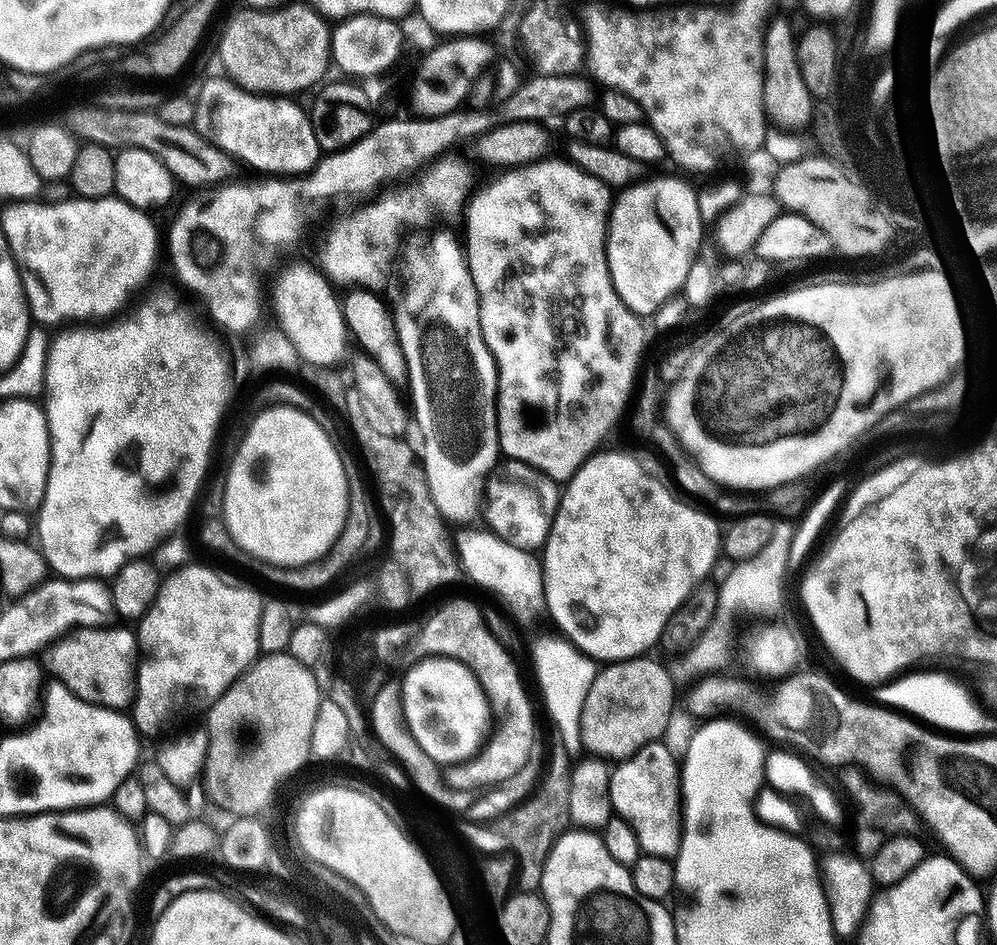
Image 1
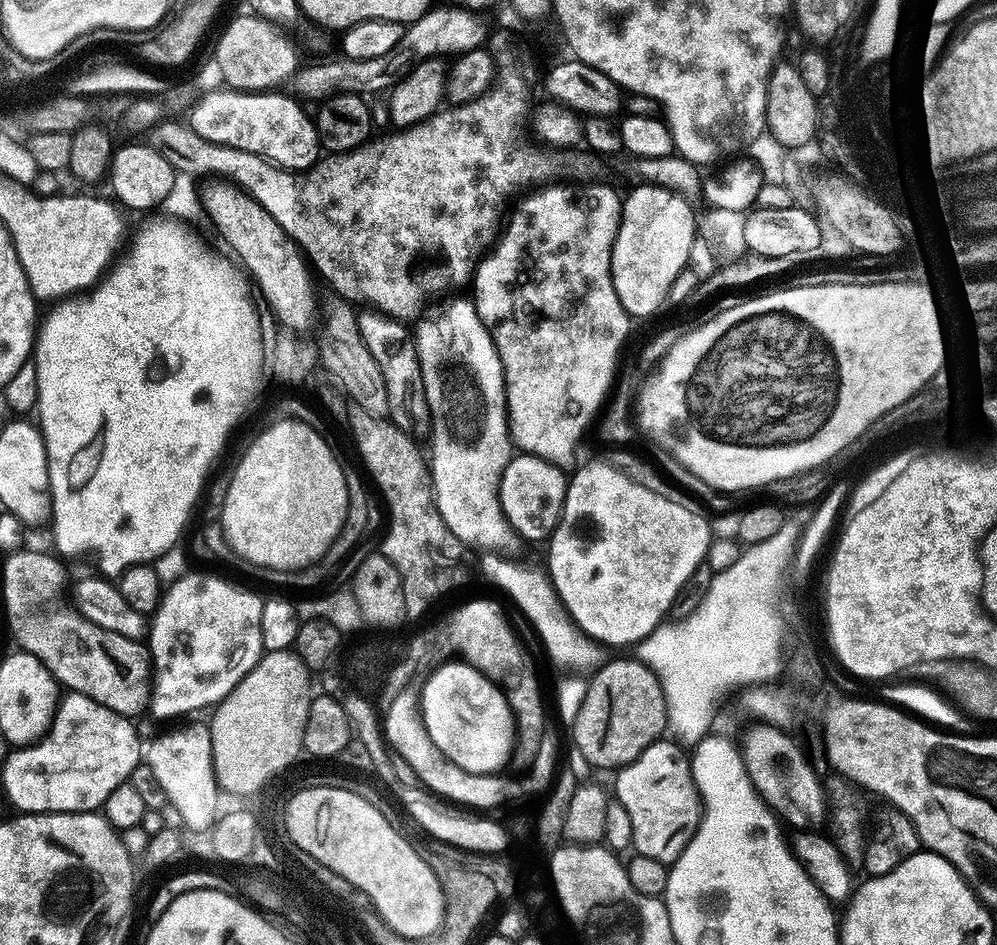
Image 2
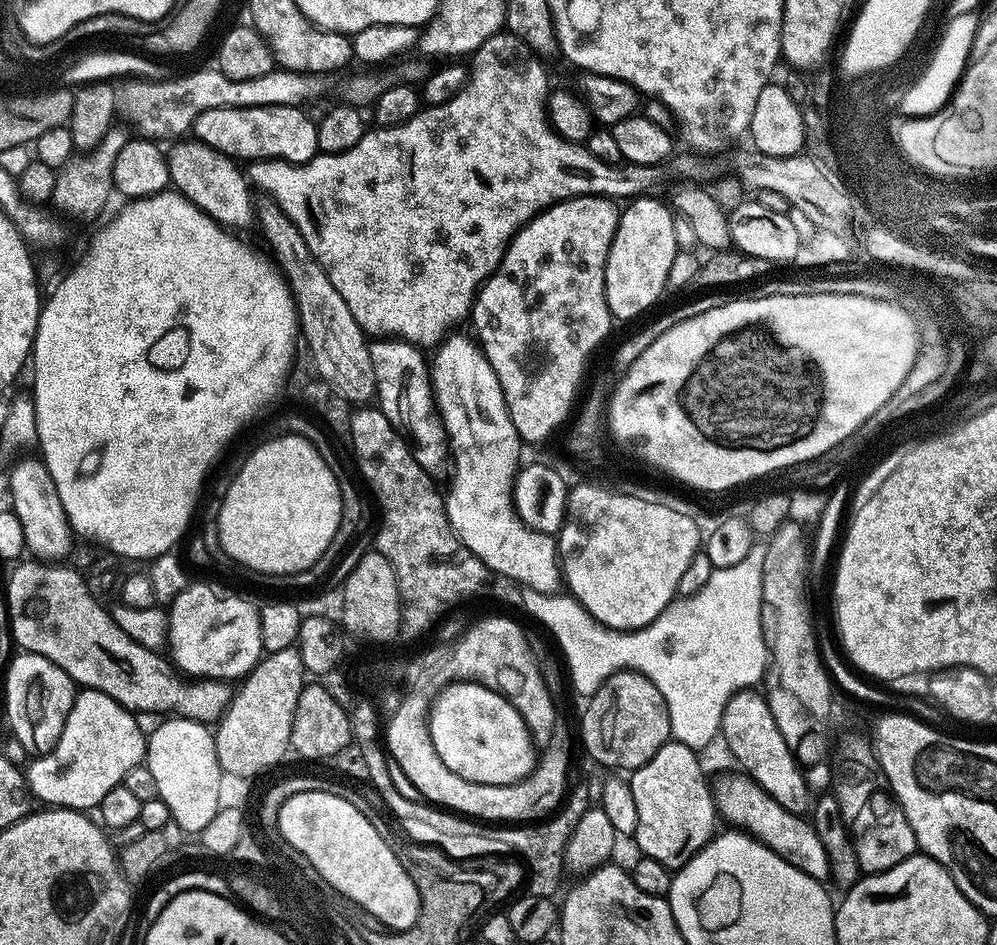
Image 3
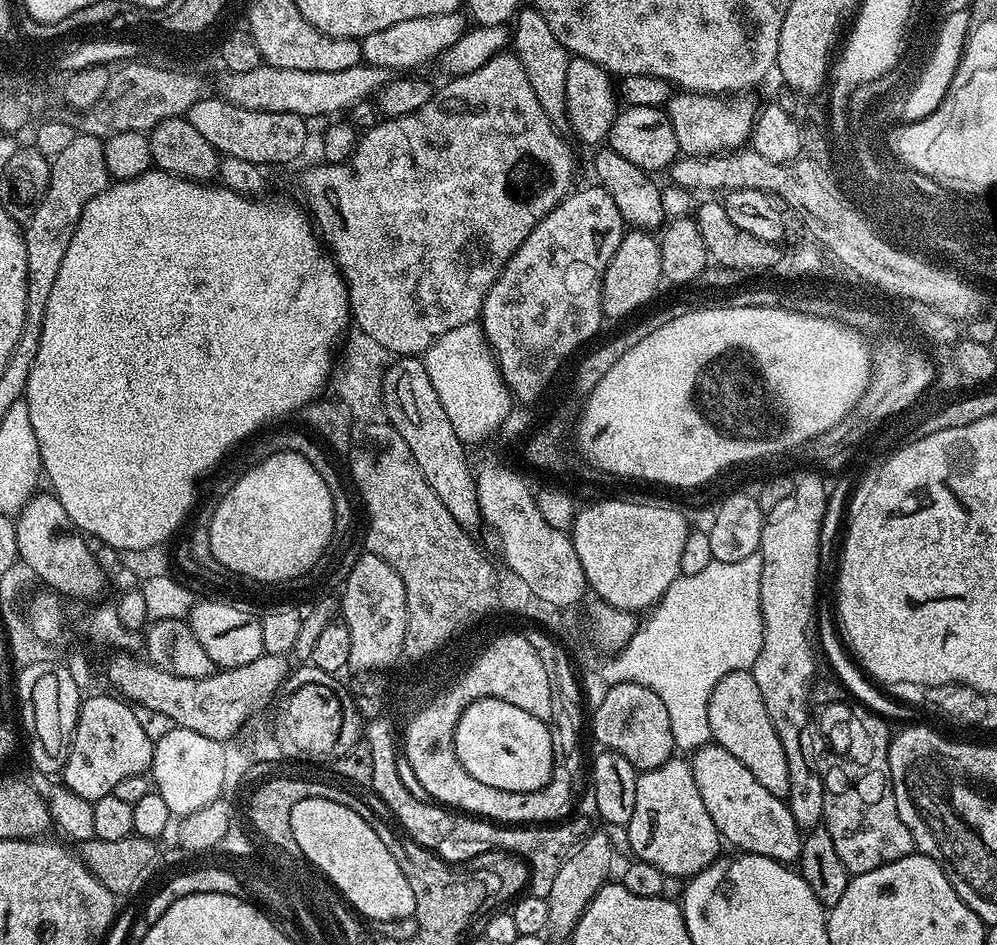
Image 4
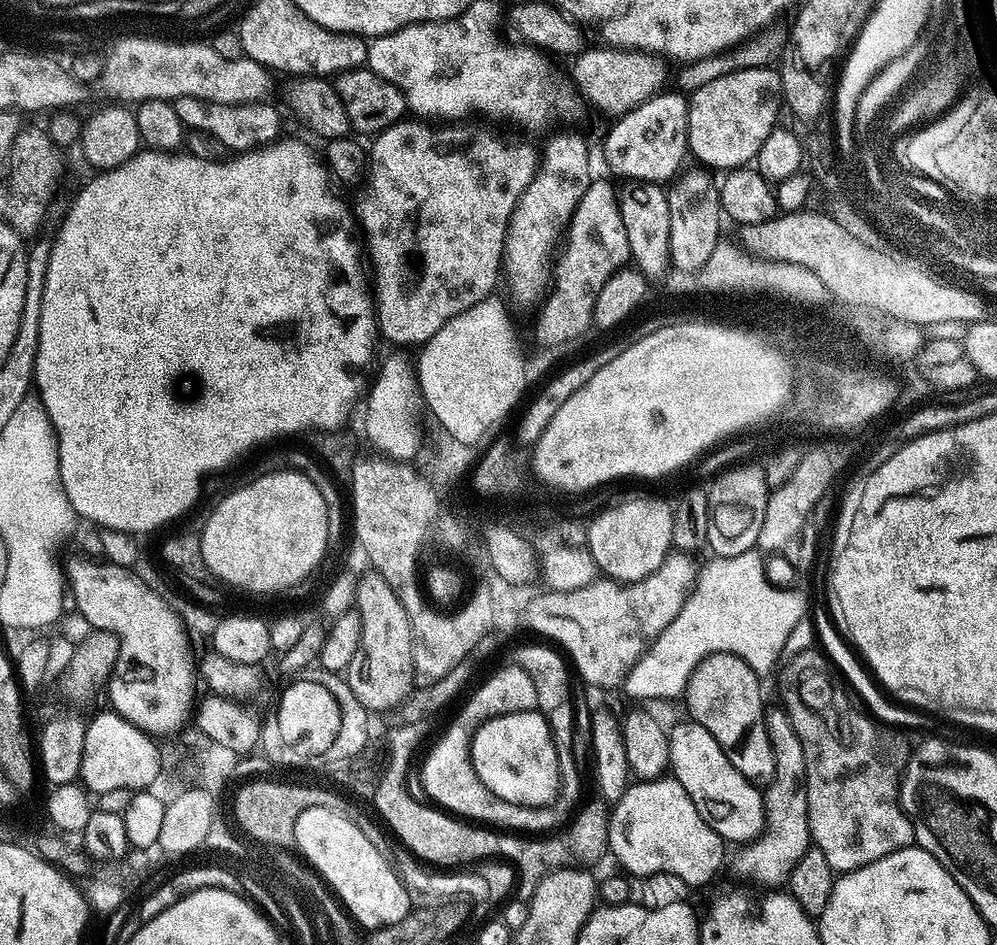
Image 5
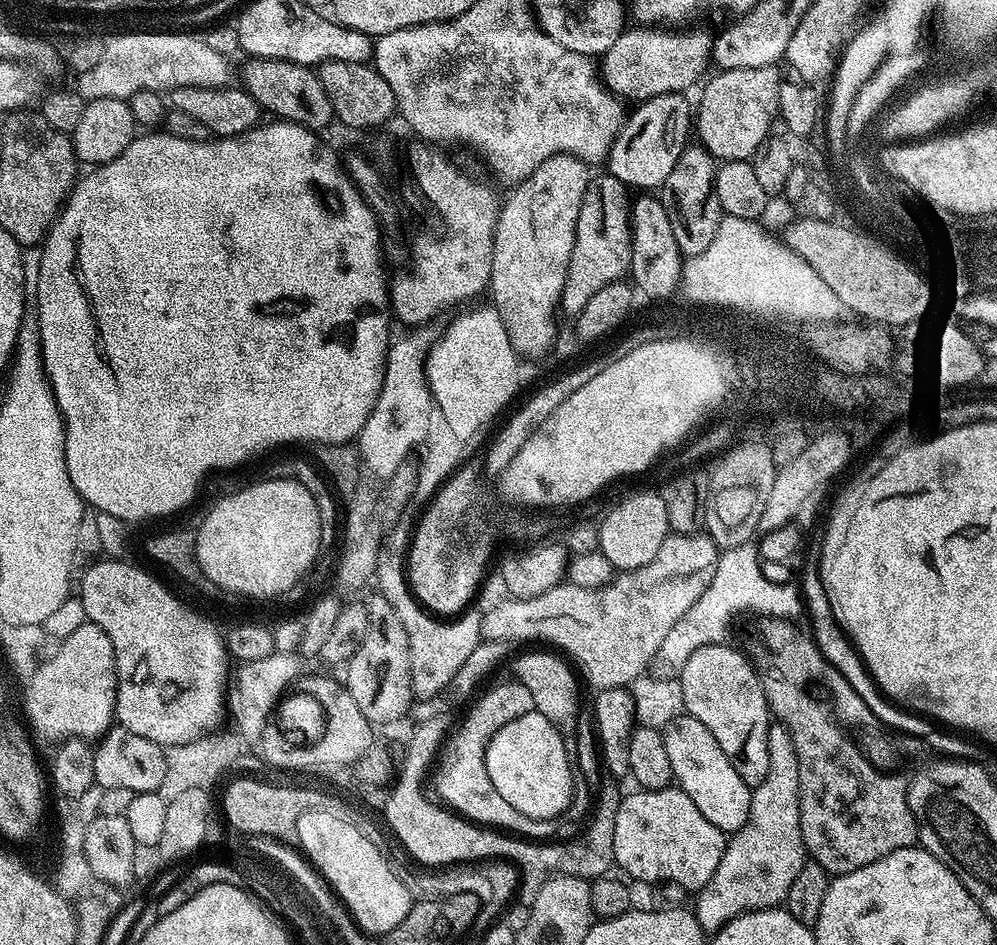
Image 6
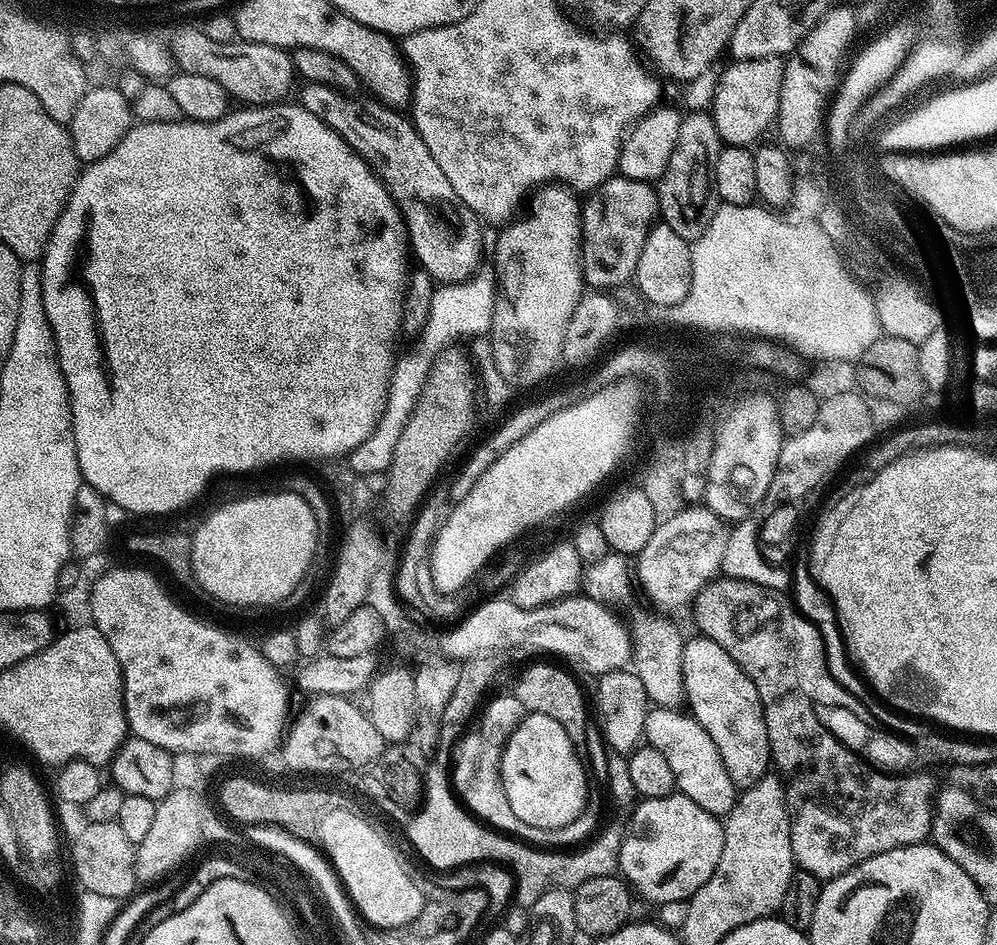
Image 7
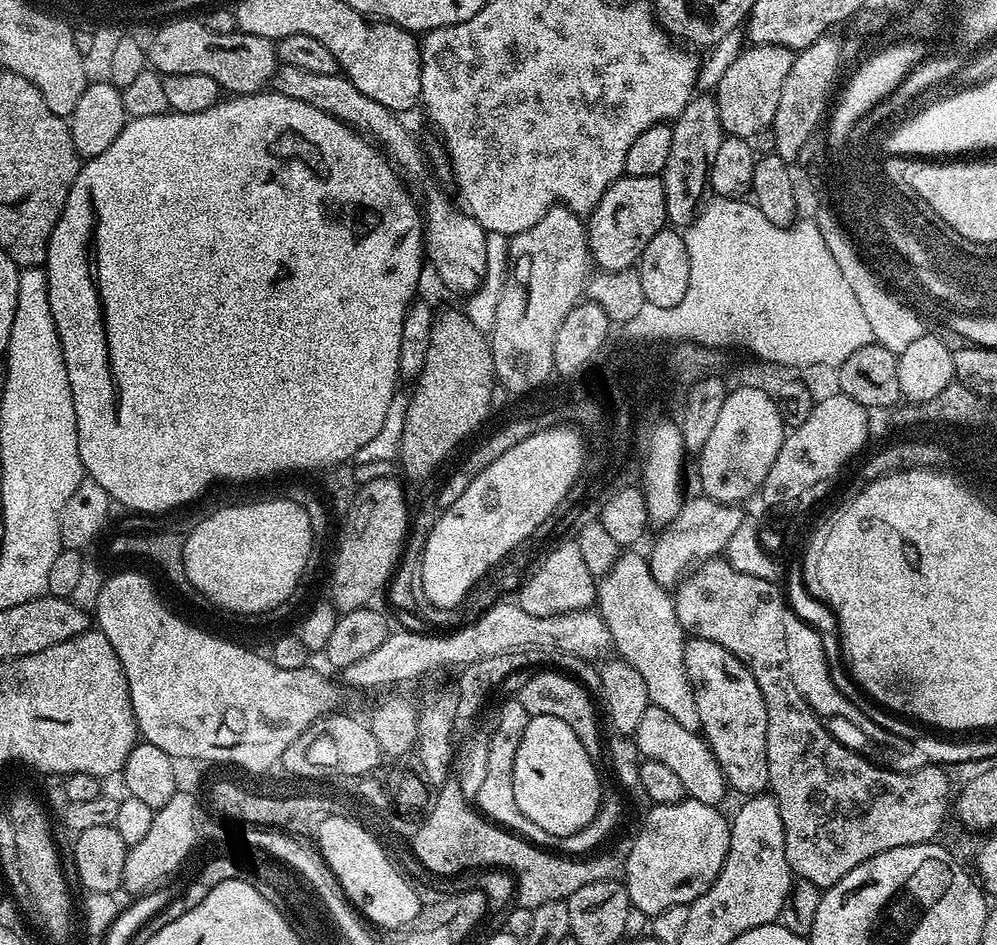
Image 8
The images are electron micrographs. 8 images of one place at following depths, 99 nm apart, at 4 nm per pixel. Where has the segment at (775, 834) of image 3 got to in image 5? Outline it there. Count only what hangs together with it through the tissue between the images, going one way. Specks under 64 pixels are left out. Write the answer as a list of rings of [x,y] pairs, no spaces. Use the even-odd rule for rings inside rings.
[[[695,722],[676,724],[668,732],[670,746],[671,775],[690,794],[698,814],[726,842],[732,840],[736,846],[743,846],[761,835],[766,828],[764,816],[764,797],[757,785],[751,784],[746,777],[734,770],[734,762],[726,758],[722,746],[714,742],[714,734],[706,726]]]

